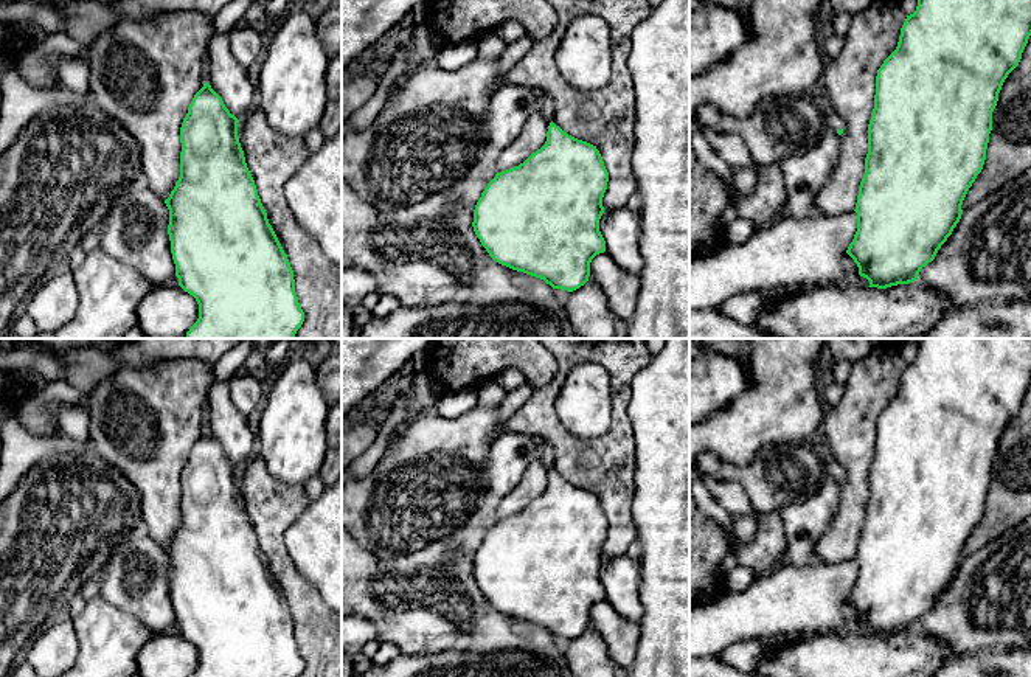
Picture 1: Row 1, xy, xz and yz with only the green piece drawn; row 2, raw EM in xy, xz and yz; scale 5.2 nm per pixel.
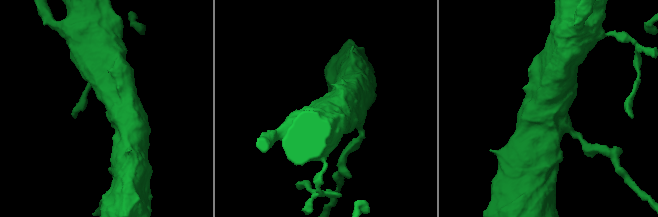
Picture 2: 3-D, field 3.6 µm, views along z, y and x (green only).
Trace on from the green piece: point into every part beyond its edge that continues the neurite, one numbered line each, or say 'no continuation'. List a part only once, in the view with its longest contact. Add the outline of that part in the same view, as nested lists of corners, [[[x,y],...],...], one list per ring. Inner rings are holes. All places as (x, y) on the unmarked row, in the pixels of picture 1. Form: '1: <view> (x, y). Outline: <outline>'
1: yz (831, 466). Outline: [[[824,455],[823,470],[824,470],[826,475],[831,475],[834,480],[842,477],[843,481],[840,484],[843,484],[846,481],[846,470],[835,458]]]

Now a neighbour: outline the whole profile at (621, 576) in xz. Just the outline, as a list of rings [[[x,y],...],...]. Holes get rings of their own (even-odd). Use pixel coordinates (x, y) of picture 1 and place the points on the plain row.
[[[626,554],[604,557],[599,579],[606,588],[606,601],[626,620],[640,623],[643,616],[640,562]]]

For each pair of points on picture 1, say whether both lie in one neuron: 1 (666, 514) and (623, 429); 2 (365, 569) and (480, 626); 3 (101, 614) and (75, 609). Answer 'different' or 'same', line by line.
1: different
2: same
3: different

